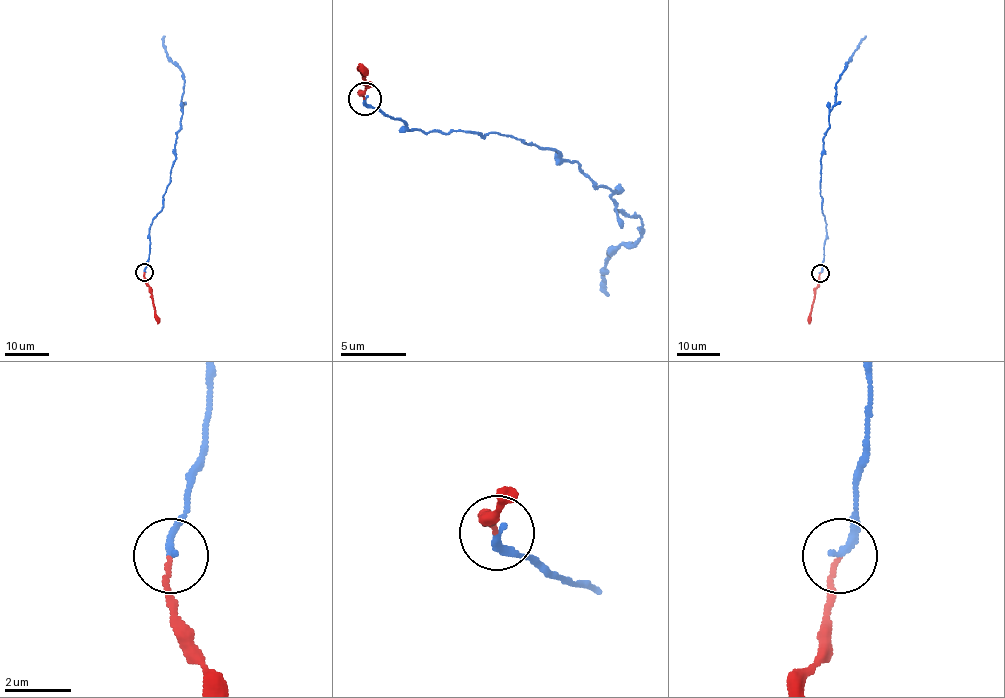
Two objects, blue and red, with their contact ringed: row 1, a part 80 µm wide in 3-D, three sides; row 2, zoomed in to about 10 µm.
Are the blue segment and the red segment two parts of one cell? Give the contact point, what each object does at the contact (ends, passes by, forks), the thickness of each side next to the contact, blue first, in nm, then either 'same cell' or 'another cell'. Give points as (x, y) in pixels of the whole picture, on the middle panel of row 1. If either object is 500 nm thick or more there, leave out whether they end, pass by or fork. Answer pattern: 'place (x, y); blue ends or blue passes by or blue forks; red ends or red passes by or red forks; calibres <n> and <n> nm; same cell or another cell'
place (364, 99); blue ends; red ends; calibres 240 and 110 nm; same cell

